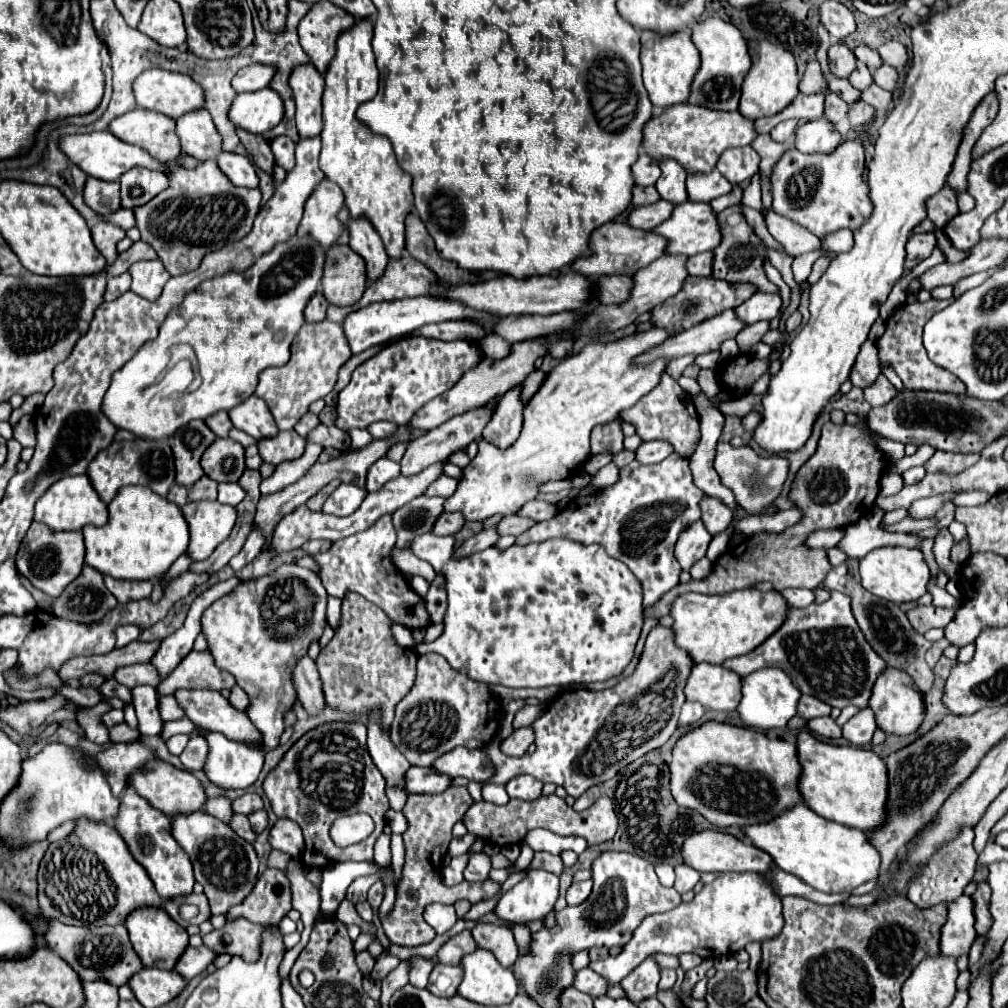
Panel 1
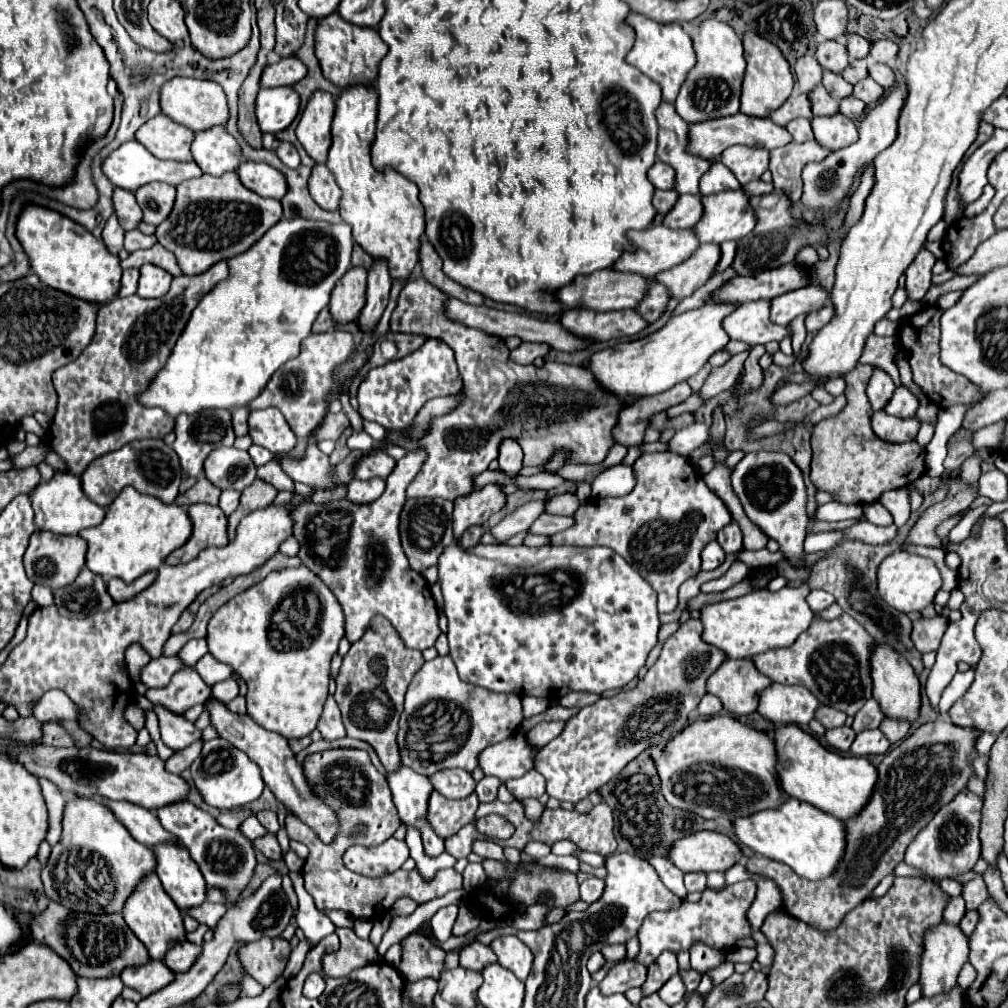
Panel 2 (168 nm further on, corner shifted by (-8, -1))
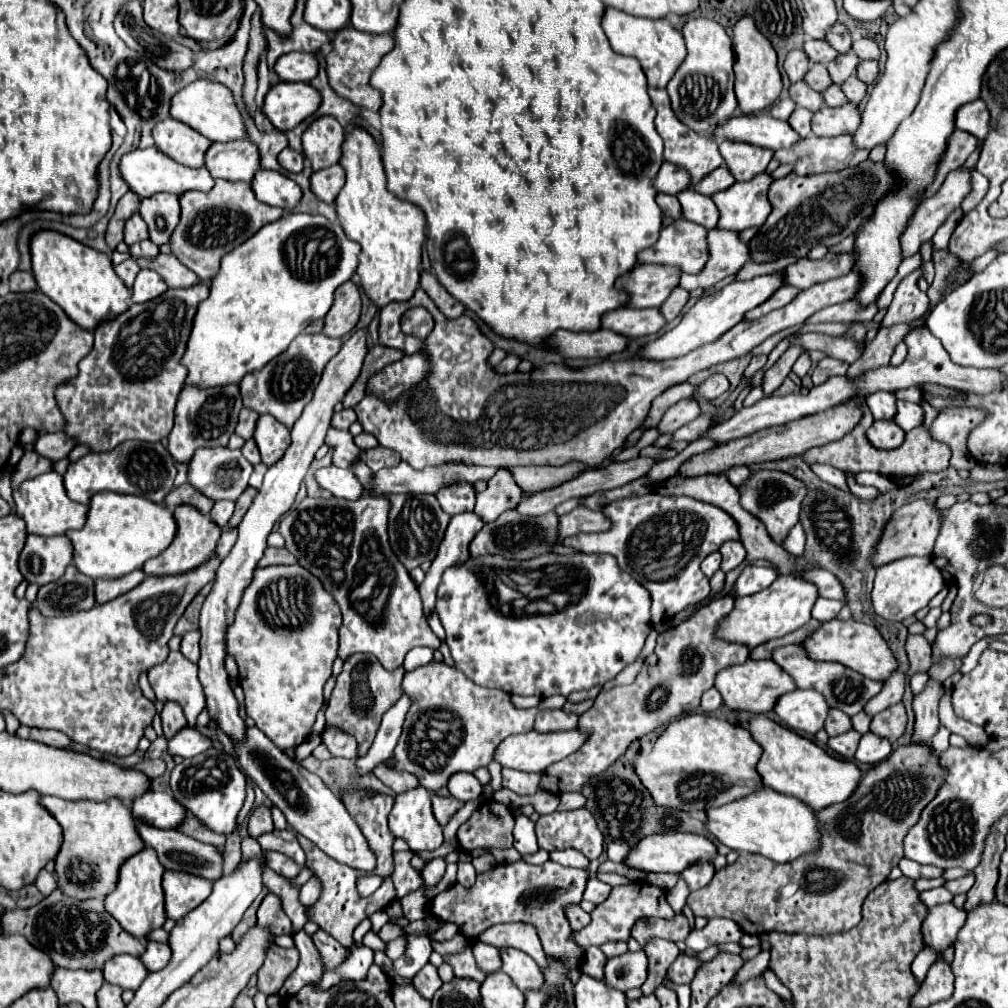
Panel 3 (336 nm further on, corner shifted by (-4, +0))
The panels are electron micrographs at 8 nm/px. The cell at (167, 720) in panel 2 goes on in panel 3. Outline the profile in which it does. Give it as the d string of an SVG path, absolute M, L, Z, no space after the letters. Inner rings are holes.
M184 727L176 737L172 737L168 741L168 751L172 755L180 755L184 759L196 757L196 755L208 751L210 747L212 747L212 741L190 727Z

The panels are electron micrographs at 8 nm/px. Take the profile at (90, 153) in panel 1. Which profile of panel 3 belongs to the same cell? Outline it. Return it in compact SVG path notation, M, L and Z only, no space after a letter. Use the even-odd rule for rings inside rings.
M154 147L136 149L128 155L124 155L120 161L120 173L122 173L124 181L130 185L130 189L134 193L138 193L142 199L152 197L154 193L162 193L162 191L182 195L184 191L210 191L214 187L214 179L206 167L190 169L186 165L176 163L174 159L170 159L164 153L154 151Z

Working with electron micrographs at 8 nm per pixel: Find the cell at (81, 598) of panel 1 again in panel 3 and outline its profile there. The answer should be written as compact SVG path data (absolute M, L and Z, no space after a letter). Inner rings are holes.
M68 565L58 581L42 585L34 601L36 609L46 617L72 615L82 609L92 609L94 603L94 581L74 565Z

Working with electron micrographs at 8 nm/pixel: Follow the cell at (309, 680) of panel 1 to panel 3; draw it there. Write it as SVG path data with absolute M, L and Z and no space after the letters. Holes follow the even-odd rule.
M324 729L322 733L322 743L328 747L328 751L336 757L346 757L346 759L356 759L358 757L358 743L352 735L336 729Z

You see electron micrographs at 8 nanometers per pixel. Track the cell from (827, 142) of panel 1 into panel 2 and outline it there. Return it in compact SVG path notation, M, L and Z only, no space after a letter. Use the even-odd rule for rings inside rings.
M844 114L828 118L812 118L812 130L816 142L828 150L840 150L858 140L858 128Z

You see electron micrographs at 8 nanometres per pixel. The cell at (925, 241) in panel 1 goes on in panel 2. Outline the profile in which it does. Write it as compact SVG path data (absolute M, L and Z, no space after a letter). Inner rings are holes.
M922 248L920 256L916 256L916 260L906 268L906 290L912 300L922 300L930 290L934 262L936 256L930 250Z

